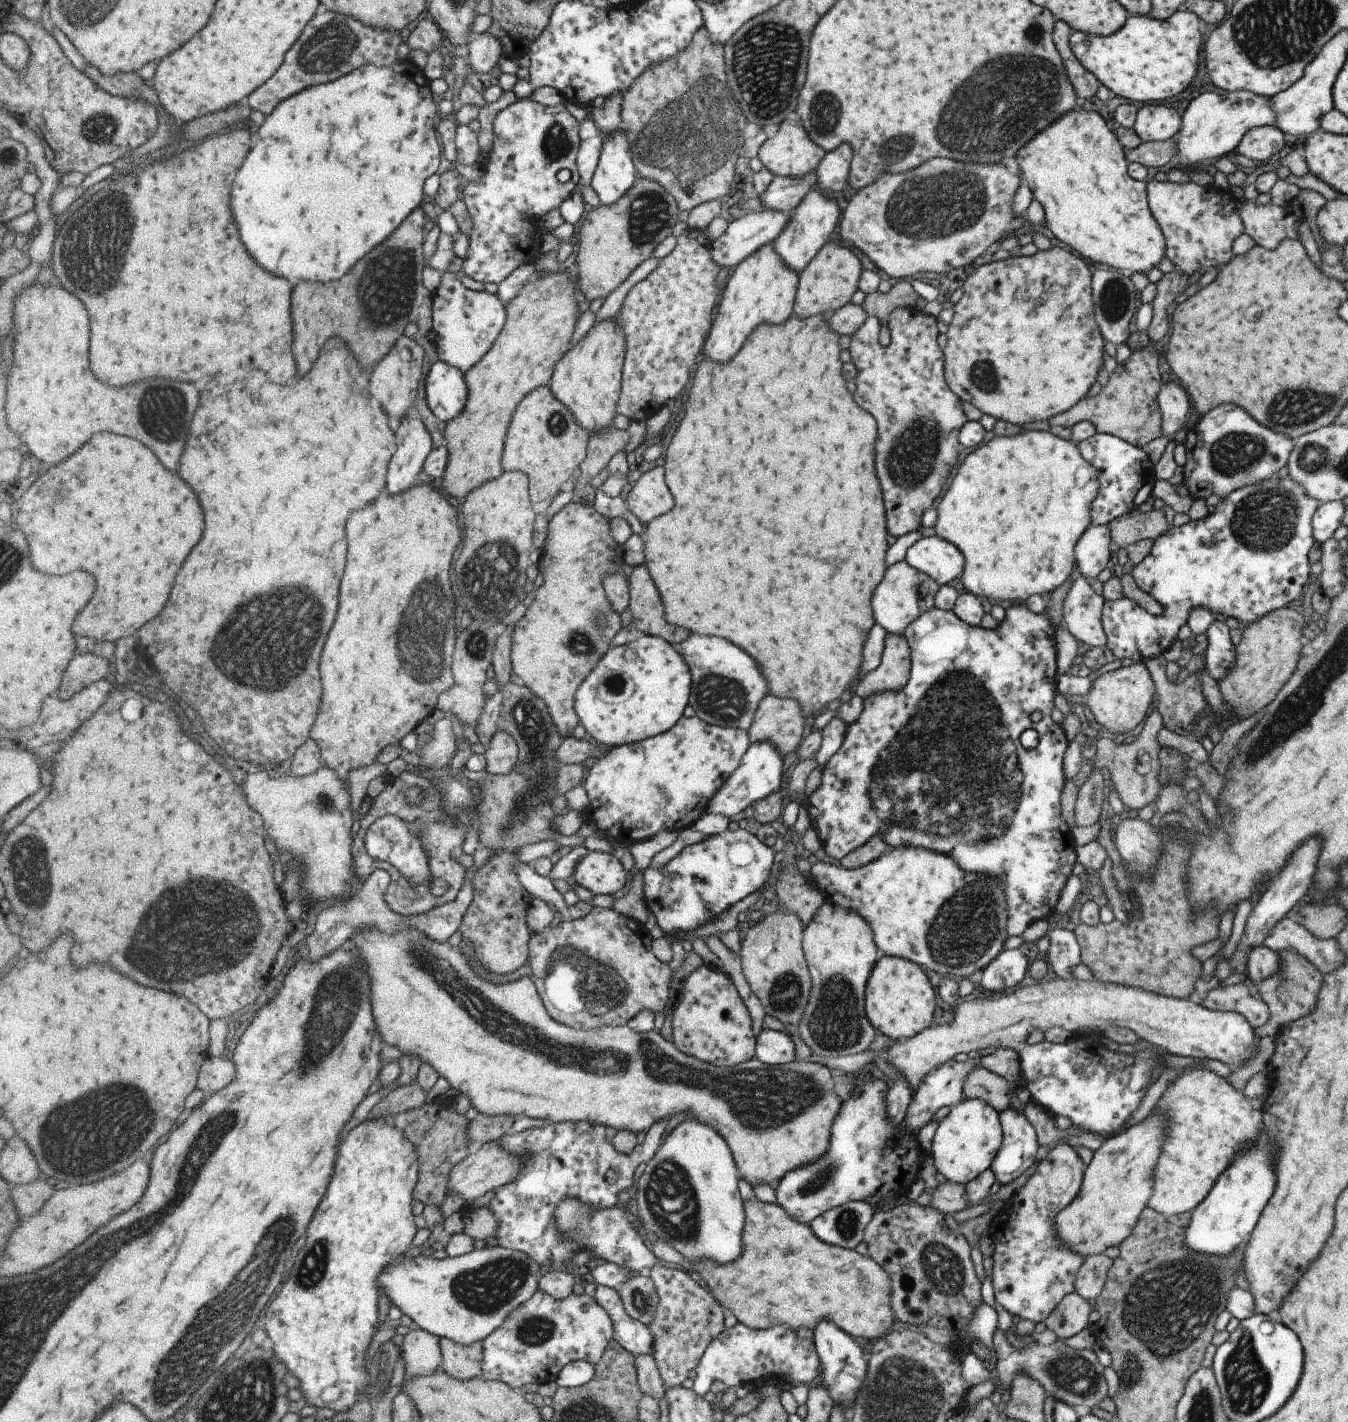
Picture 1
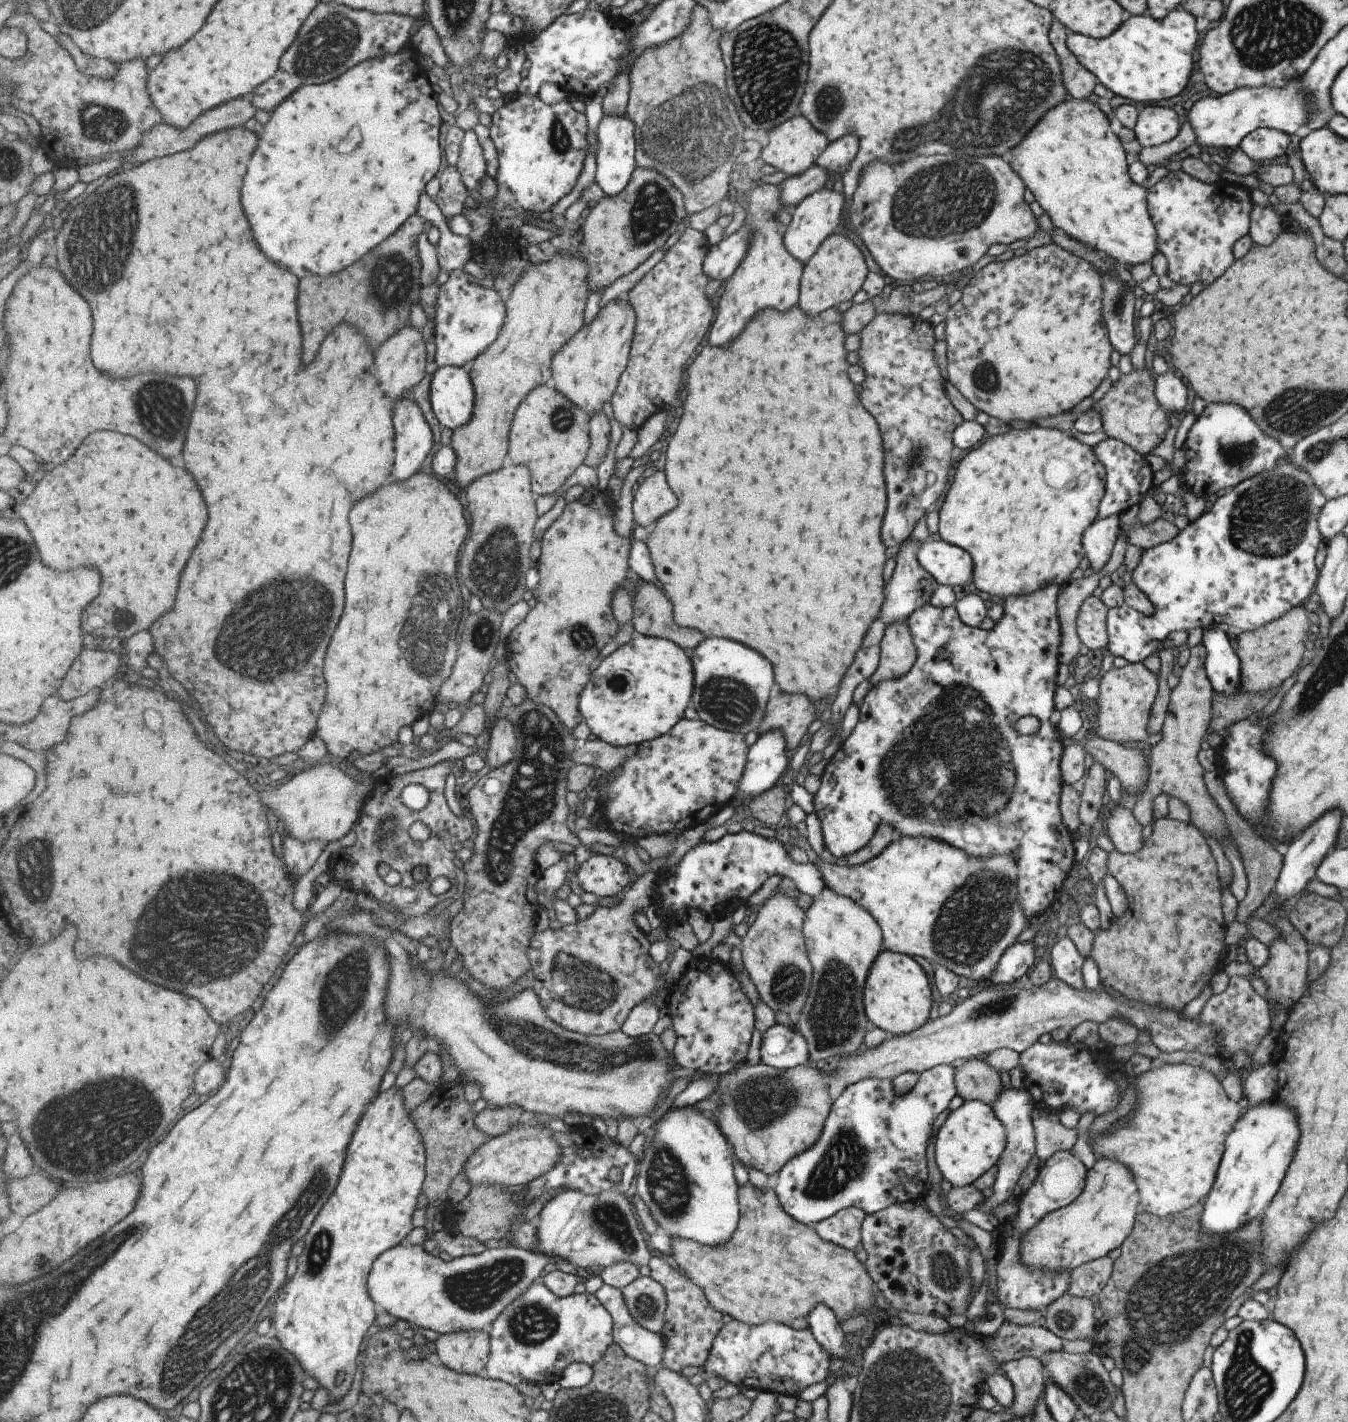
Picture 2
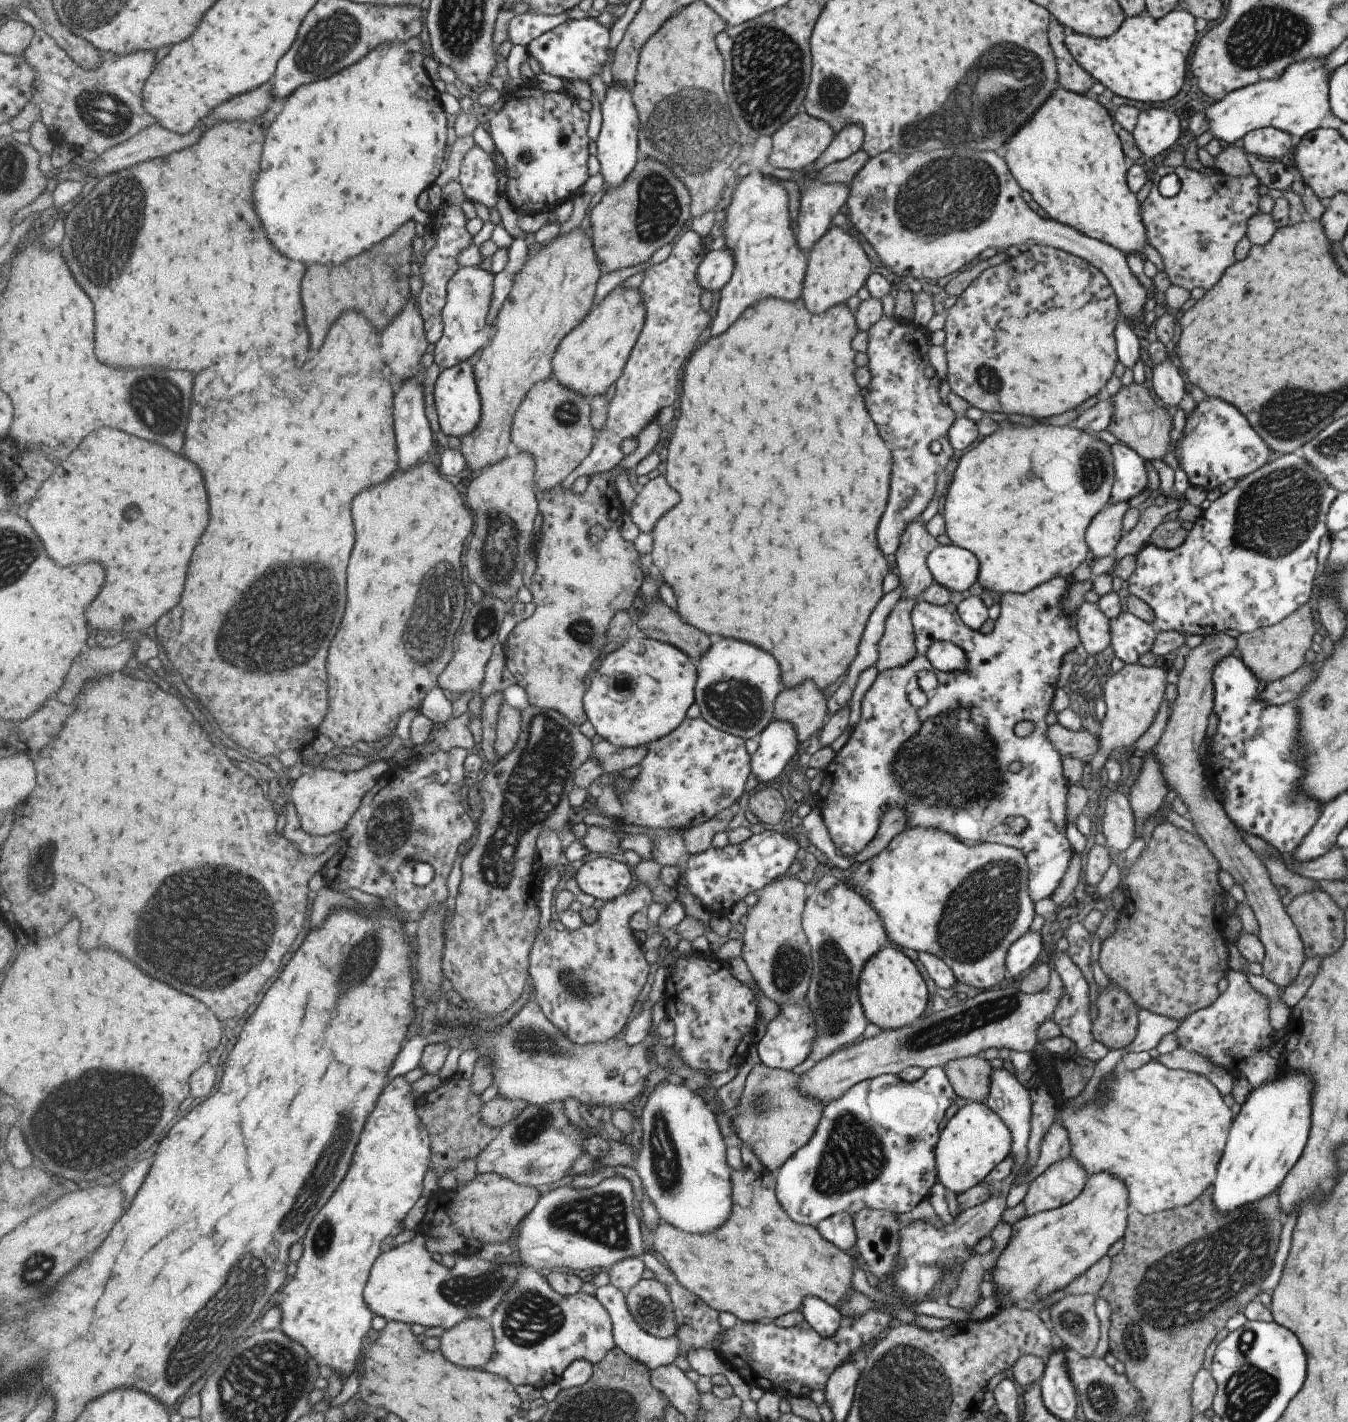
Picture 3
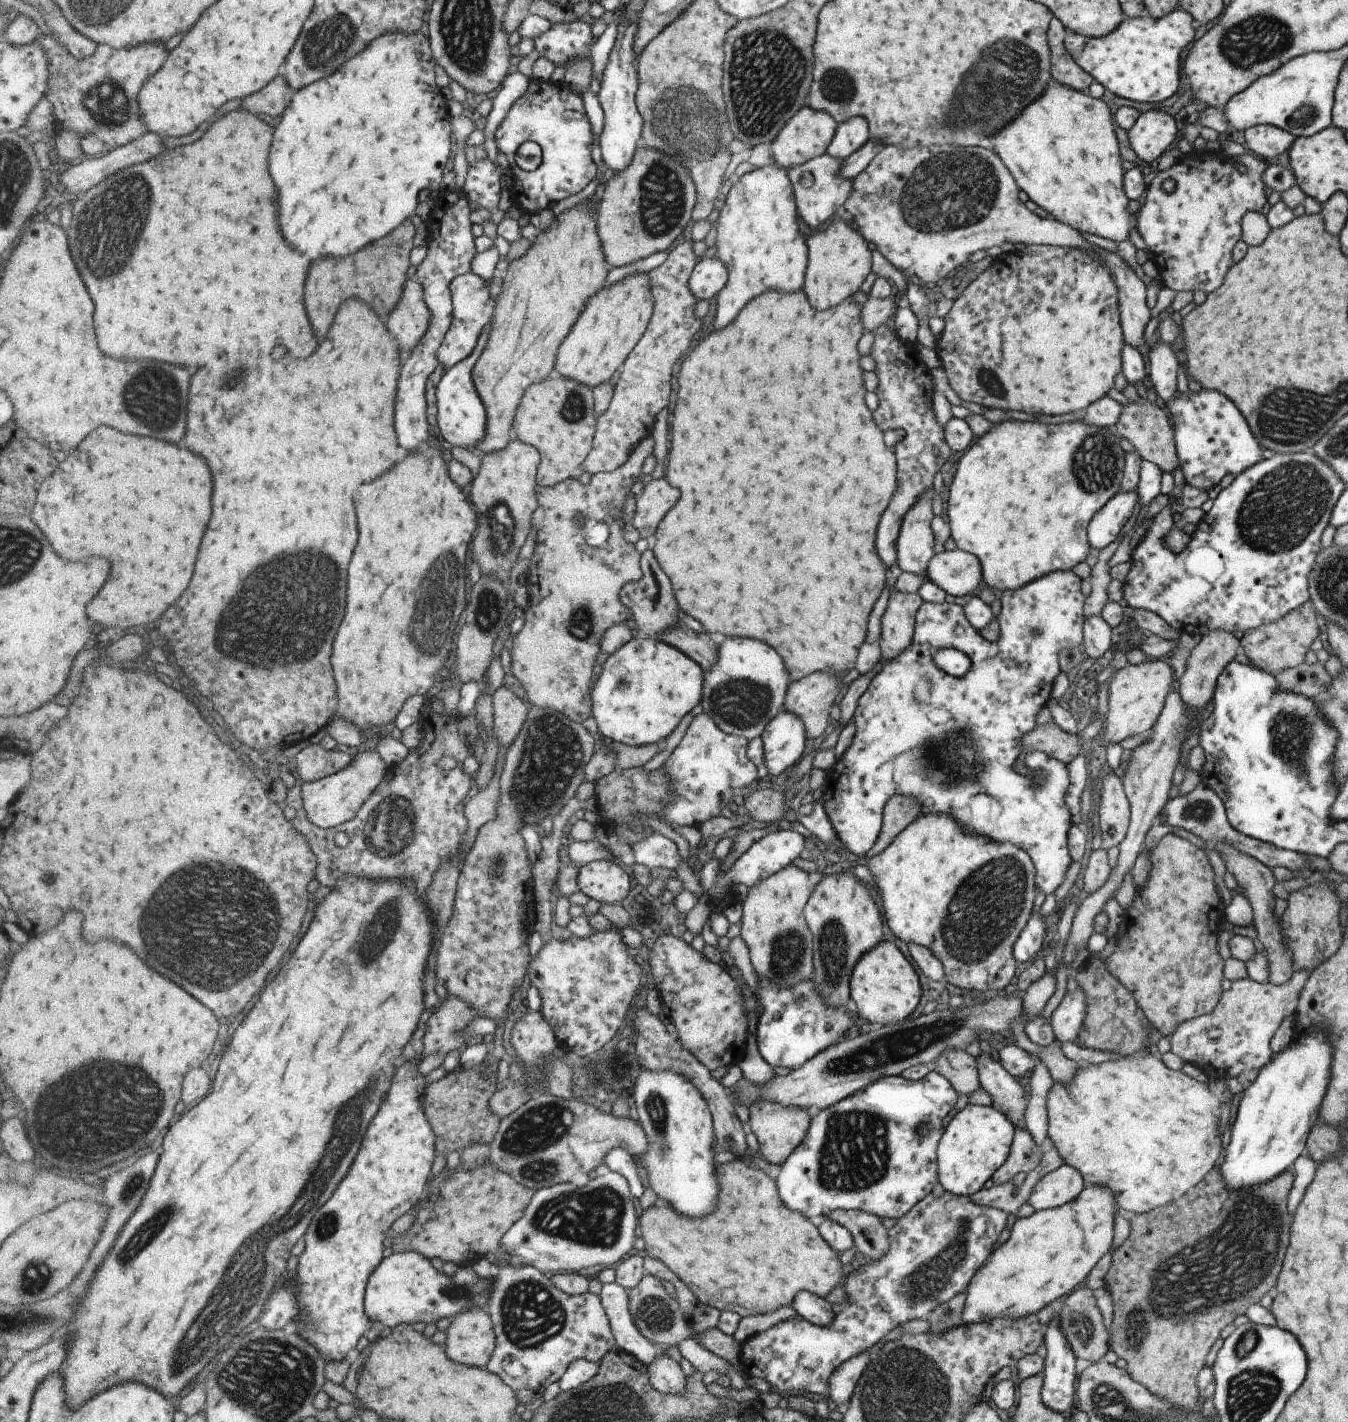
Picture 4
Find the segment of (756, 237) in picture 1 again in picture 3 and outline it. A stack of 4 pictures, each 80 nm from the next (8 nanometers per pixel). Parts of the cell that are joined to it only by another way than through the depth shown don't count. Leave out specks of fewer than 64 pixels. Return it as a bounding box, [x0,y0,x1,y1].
[697,245,736,291]

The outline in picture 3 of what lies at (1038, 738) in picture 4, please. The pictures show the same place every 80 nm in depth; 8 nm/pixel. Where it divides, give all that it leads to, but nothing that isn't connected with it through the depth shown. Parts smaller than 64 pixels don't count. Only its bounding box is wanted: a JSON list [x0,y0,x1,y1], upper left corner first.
[1045,723,1100,762]

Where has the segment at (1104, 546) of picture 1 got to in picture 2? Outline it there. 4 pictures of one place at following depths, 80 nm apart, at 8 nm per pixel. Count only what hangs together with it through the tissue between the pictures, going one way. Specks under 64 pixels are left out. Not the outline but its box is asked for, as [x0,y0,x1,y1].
[1081,515,1119,573]

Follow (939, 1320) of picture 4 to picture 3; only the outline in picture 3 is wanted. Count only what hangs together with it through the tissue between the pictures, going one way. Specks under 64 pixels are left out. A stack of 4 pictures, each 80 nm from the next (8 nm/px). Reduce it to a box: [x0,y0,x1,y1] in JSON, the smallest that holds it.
[945,1254,985,1308]

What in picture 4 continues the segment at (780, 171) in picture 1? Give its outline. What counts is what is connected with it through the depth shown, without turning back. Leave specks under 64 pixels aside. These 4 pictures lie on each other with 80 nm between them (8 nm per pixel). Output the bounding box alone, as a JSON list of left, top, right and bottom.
[770,105,836,169]

